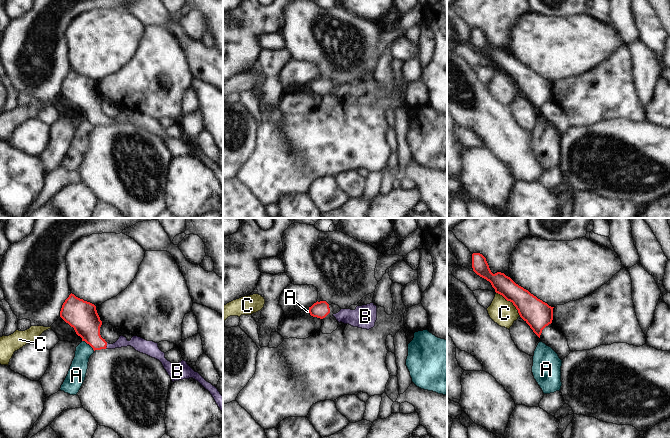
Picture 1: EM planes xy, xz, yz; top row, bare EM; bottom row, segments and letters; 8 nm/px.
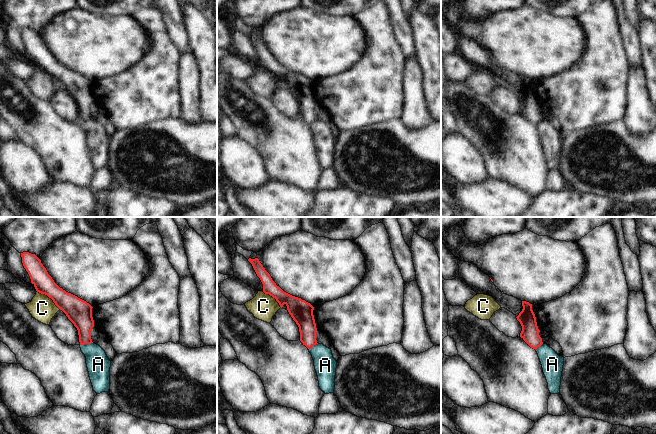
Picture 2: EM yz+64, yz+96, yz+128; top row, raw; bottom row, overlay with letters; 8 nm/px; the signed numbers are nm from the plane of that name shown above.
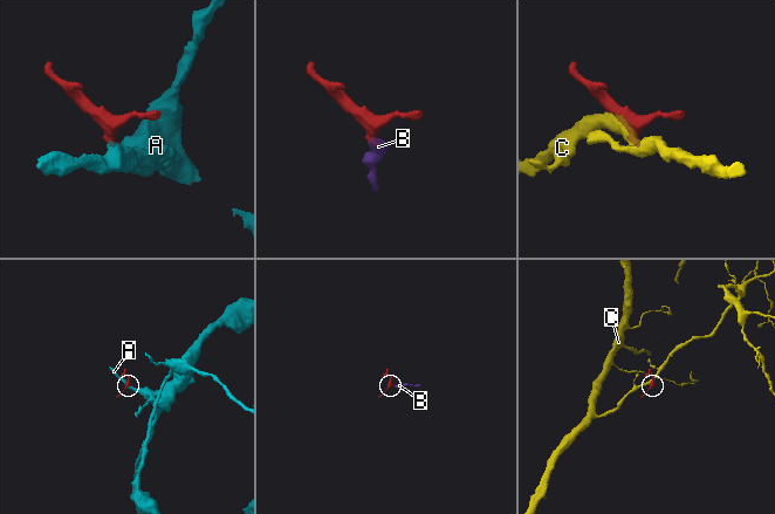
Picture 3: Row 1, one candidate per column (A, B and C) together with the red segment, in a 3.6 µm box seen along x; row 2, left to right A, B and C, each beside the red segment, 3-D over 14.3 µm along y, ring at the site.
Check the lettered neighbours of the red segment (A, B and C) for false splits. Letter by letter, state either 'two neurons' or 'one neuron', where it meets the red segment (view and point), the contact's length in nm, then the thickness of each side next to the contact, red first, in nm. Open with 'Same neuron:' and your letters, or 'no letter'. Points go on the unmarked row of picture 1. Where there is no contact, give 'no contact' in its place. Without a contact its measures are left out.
Same neuron: B
A: two neurons; contact xy (88, 119); length 130 nm; calibres 240 and 140 nm
B: one neuron; contact xy (106, 121); length 40 nm; calibres 220 and 100 nm
C: two neurons; contact yz (511, 77); length 280 nm; calibres 220 and 200 nm

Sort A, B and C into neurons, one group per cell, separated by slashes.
A / B / C

